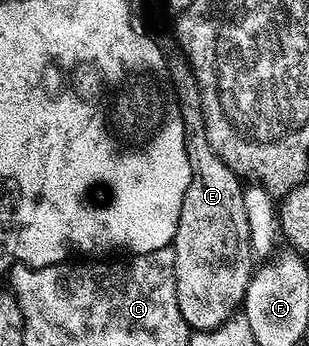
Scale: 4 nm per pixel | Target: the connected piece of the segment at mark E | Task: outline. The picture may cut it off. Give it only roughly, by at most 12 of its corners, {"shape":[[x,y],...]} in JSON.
{"shape":[[185,112],[182,225],[216,223],[216,321],[254,272],[245,186]]}

